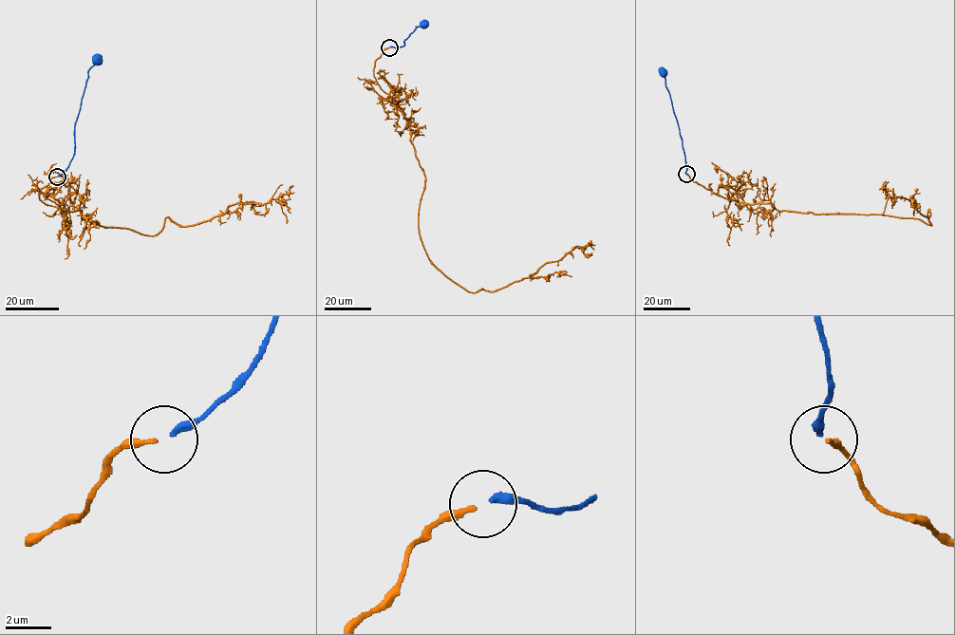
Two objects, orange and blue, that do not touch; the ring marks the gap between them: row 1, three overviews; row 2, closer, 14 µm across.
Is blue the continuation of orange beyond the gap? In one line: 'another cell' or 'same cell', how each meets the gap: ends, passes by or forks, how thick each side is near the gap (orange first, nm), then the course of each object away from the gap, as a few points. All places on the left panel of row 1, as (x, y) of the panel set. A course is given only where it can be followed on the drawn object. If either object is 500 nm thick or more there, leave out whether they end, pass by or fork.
same cell | orange ends | blue ends | 200/320 nm | orange via (56, 177), (39, 194), (46, 204), (148, 235), (166, 217), (192, 225), (230, 205), (280, 196), (290, 213) | blue via (57, 176), (67, 167), (73, 155), (74, 125), (88, 71), (97, 60)

